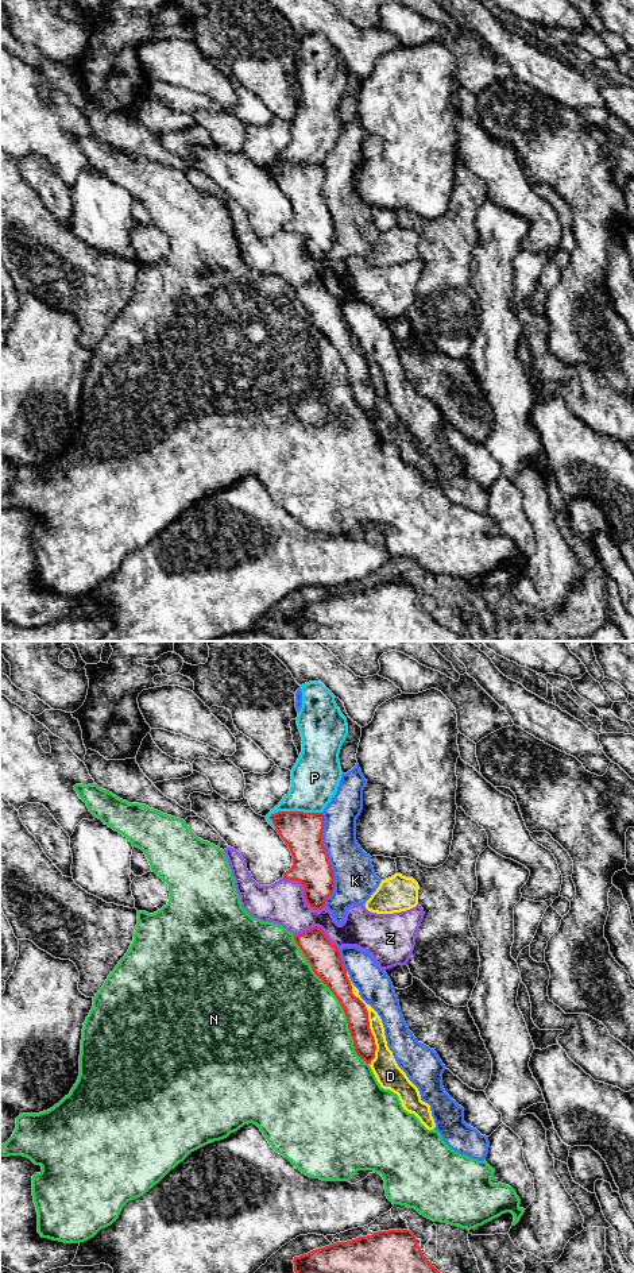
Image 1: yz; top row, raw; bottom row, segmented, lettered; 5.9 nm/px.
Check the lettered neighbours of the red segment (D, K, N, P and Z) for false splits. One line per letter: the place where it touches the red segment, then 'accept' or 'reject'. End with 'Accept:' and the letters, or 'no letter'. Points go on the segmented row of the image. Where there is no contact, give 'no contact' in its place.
D: yz (367, 1018) | reject
K: yz (328, 860) | reject
N: yz (339, 1000) | reject
P: yz (294, 811) | reject
Z: yz (304, 894) | reject
Accept: no letter

